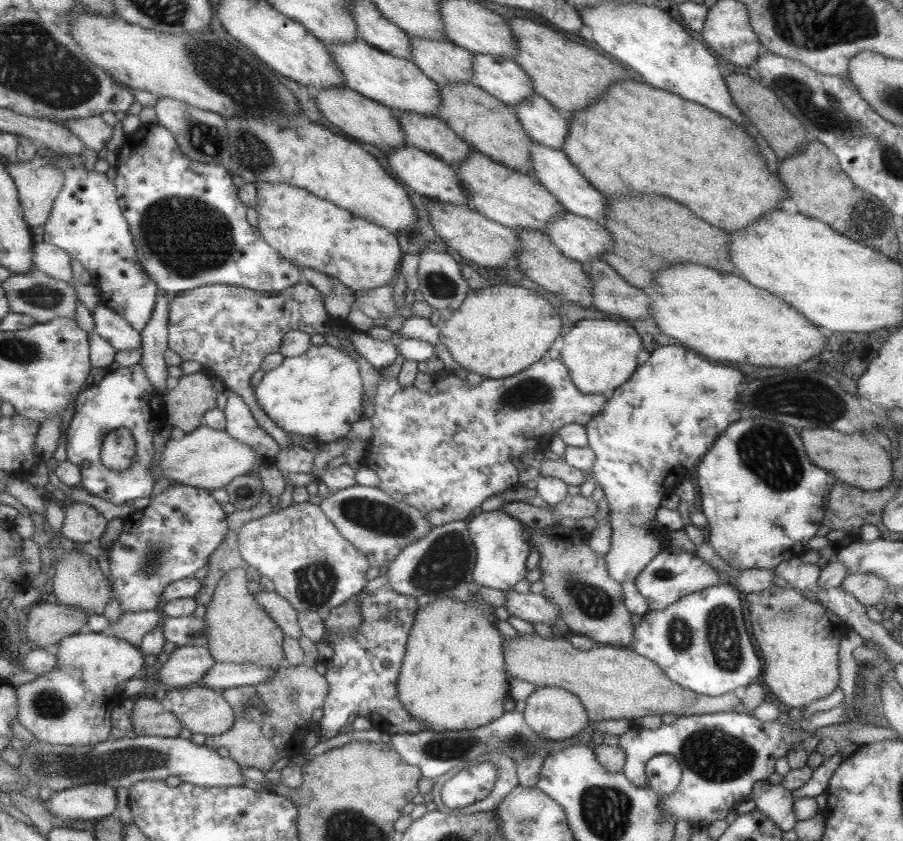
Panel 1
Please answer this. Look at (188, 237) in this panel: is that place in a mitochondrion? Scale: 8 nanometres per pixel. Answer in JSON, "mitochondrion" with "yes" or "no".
{"mitochondrion":"yes"}

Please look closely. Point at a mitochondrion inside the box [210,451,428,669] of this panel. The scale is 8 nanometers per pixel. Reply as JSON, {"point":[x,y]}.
{"point":[380,517]}

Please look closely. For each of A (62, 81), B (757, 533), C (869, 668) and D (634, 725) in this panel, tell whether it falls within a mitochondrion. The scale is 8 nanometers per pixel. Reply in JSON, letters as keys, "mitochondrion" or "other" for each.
{"A":"mitochondrion","B":"other","C":"mitochondrion","D":"other"}

